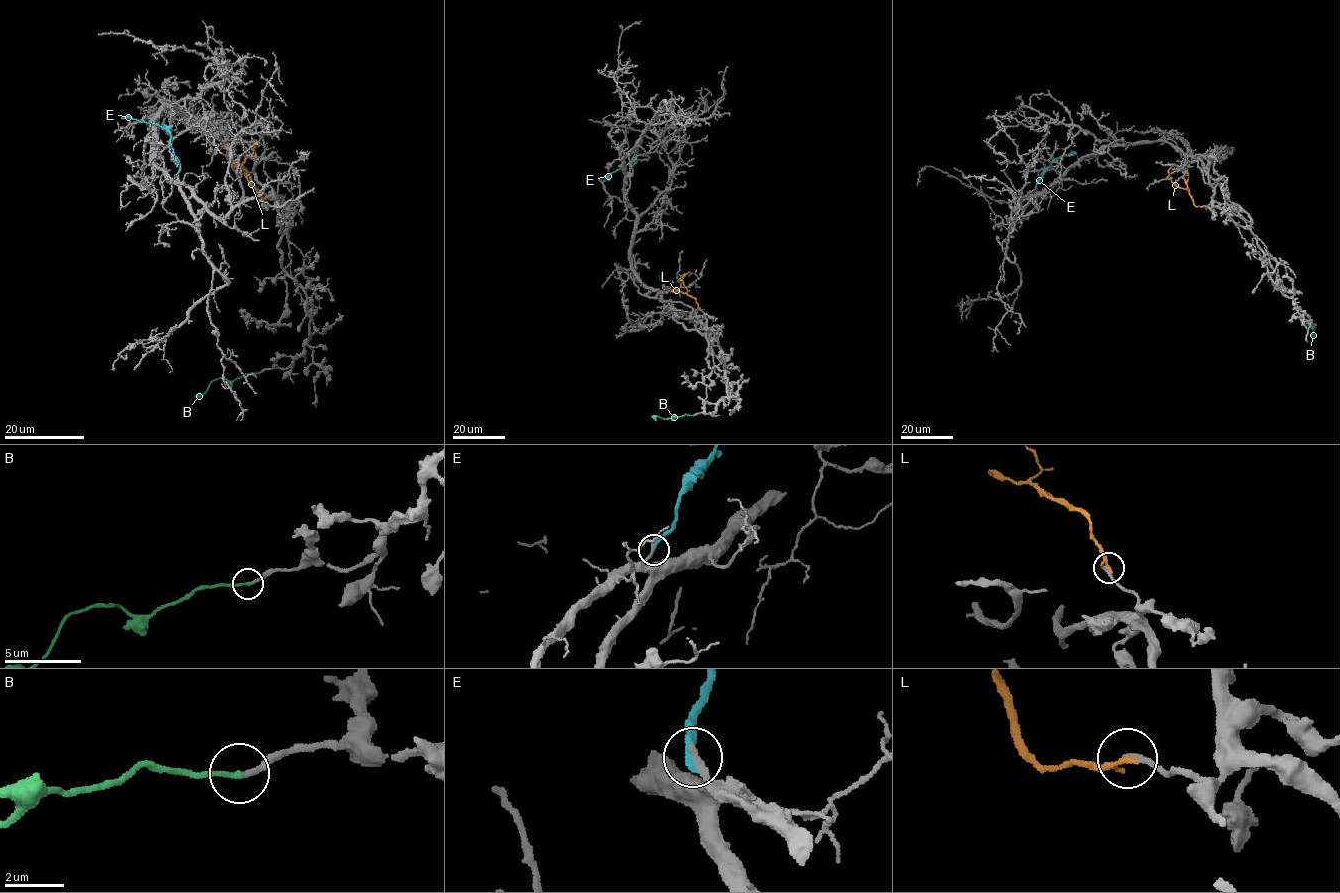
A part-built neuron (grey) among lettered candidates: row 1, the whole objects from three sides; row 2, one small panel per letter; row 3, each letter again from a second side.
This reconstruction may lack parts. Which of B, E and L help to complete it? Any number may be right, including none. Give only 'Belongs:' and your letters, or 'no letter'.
Belongs: B

